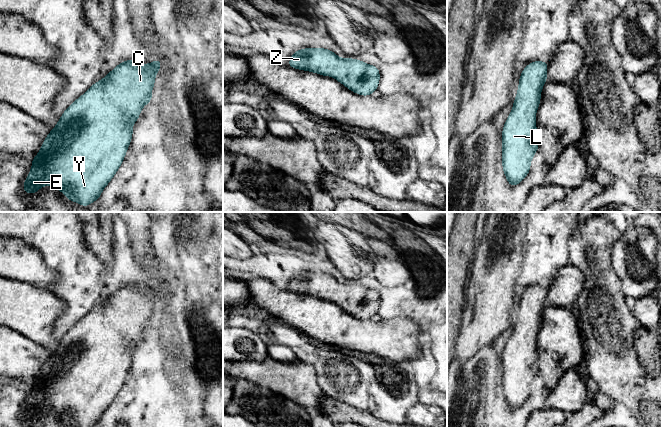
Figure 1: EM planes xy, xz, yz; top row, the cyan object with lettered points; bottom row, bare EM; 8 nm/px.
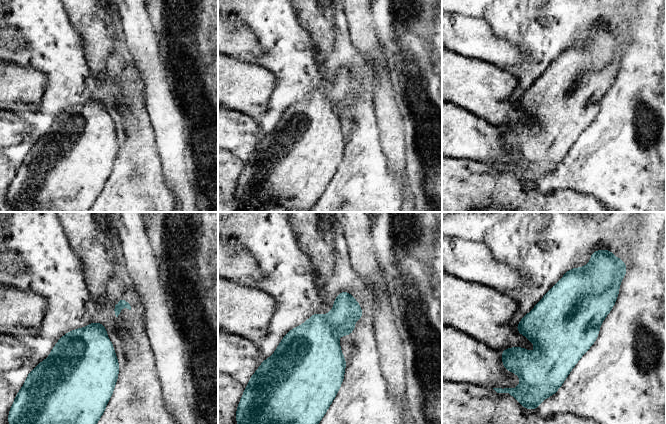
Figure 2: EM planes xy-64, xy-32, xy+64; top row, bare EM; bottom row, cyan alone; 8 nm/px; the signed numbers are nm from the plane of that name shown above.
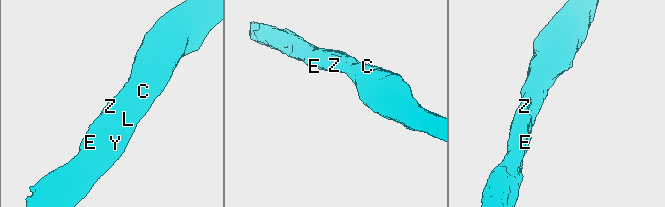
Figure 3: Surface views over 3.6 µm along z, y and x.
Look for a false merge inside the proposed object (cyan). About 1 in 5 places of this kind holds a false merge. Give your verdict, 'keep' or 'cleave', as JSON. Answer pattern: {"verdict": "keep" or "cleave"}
{"verdict": "keep"}

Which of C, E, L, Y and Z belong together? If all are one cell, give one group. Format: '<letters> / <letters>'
C E L Y Z

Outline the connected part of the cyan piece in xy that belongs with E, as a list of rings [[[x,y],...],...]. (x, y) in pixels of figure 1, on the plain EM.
[[[160,282],[150,288],[125,284],[72,326],[44,363],[39,377],[31,383],[32,392],[23,416],[35,418],[42,410],[50,409],[64,417],[67,425],[98,424],[125,382],[132,365],[132,349],[138,345],[141,333],[153,324],[151,315],[159,294]]]

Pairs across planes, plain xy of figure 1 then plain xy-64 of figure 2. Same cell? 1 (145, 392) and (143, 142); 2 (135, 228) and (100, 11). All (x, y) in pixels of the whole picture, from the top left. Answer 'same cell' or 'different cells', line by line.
1: same cell
2: different cells

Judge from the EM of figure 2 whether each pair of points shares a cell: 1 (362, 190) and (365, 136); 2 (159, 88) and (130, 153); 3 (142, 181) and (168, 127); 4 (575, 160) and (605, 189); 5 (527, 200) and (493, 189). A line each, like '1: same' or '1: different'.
1: same
2: different
3: different
4: same
5: same

